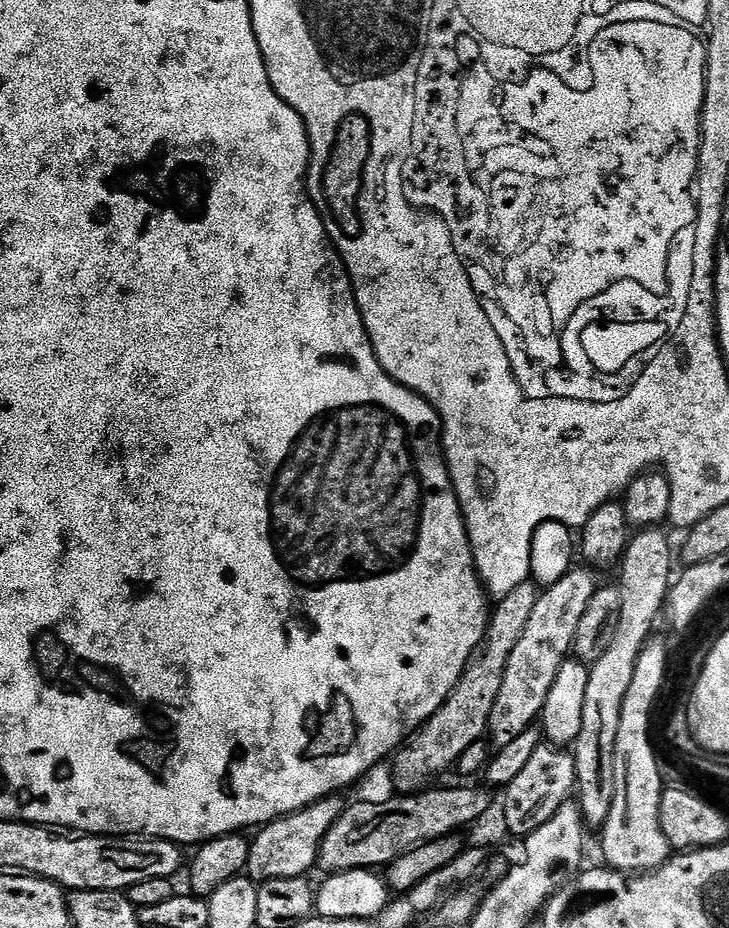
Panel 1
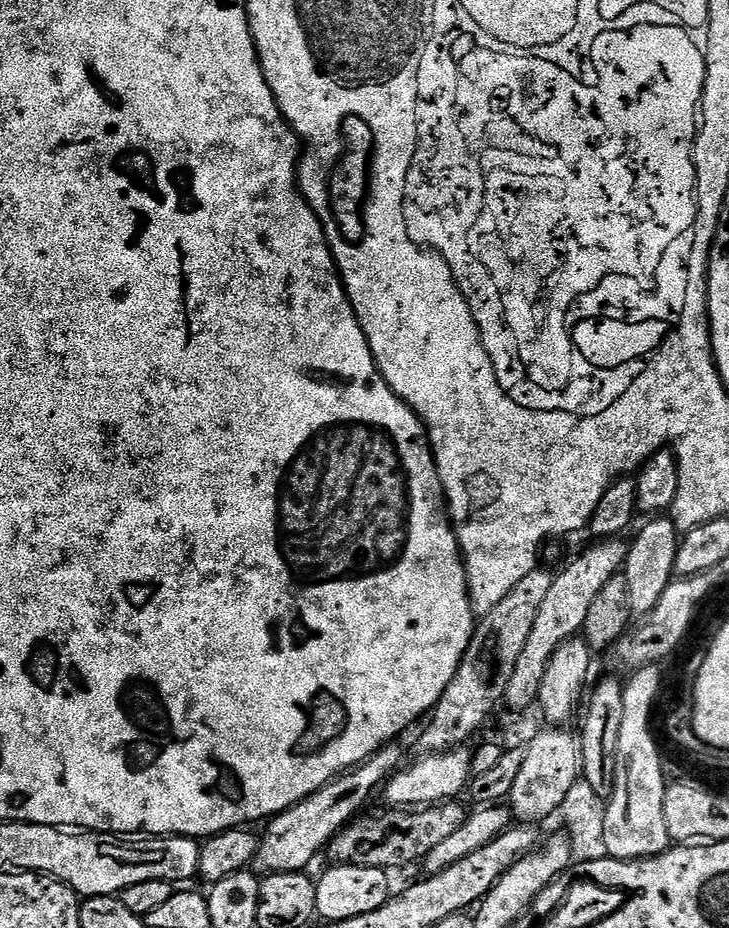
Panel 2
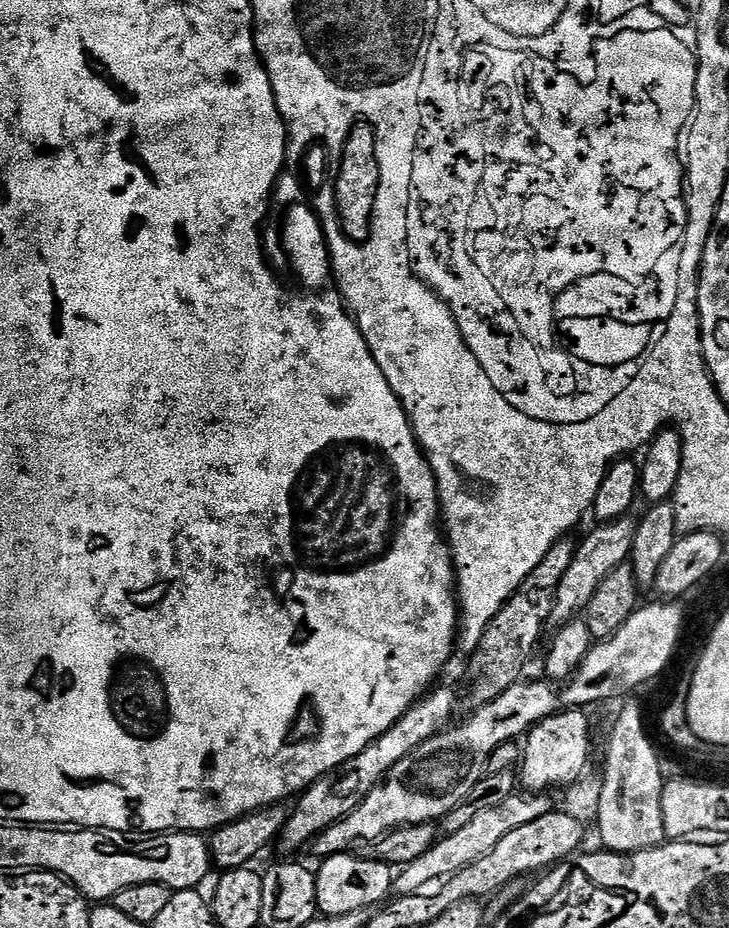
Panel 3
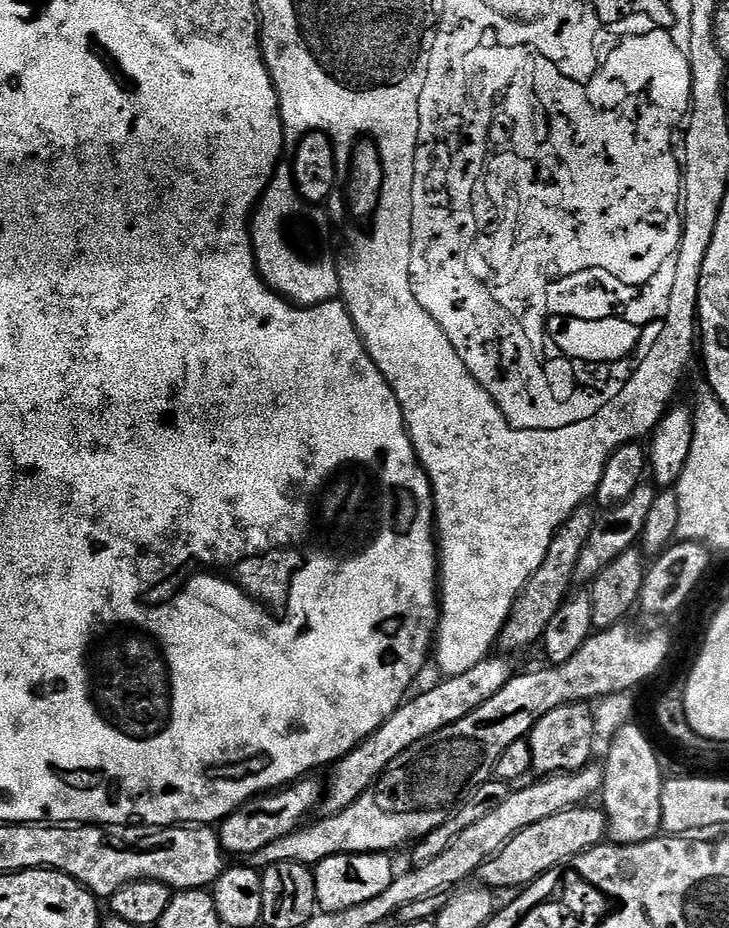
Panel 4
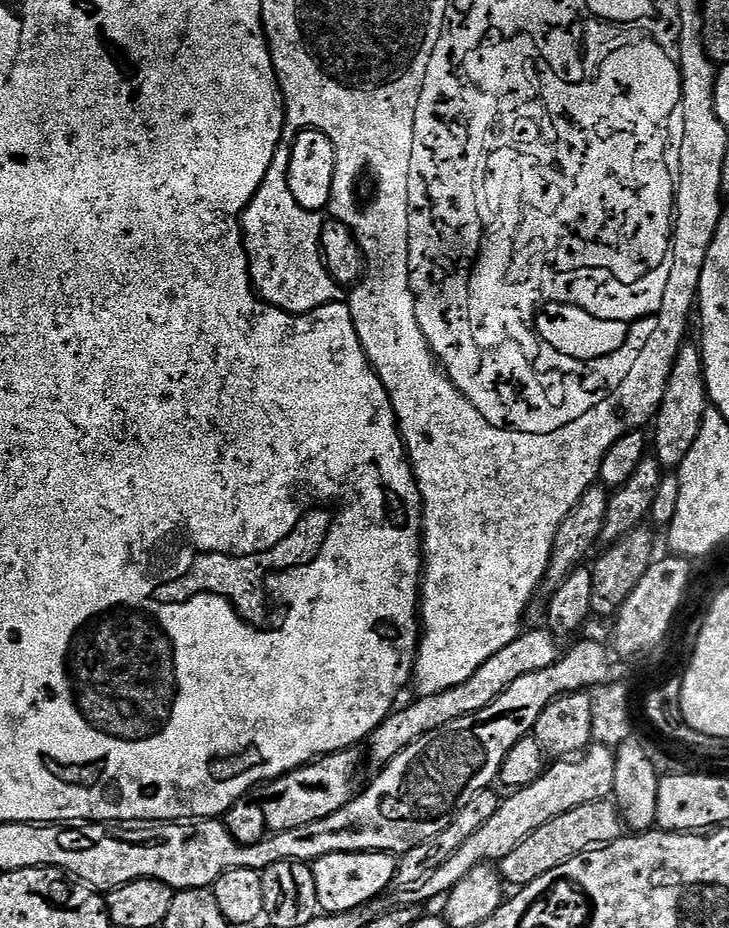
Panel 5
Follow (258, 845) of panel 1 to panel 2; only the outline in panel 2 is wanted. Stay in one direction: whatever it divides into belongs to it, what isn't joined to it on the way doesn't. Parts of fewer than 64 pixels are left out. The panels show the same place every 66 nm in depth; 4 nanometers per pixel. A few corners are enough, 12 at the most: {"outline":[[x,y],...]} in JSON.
{"outline":[[400,742],[293,808],[259,837],[261,873],[304,872],[401,767]]}

